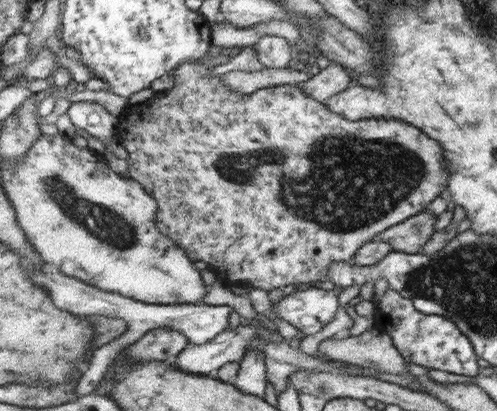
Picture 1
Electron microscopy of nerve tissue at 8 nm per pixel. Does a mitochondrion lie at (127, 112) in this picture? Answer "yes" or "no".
no

